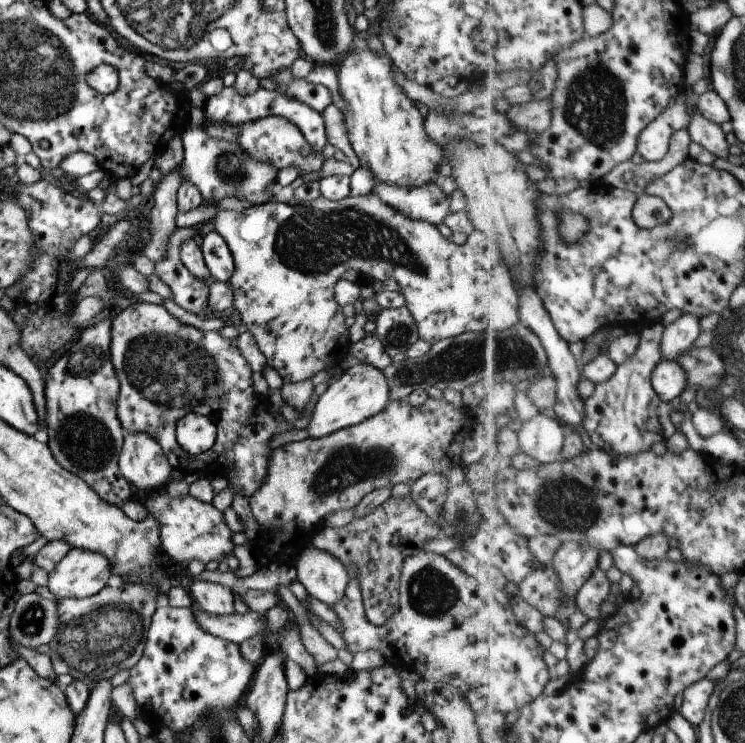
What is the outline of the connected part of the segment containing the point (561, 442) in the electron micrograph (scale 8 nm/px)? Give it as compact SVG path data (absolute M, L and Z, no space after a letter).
M537 415L524 424L517 424L522 451L541 463L552 464L563 458L568 440L560 421Z

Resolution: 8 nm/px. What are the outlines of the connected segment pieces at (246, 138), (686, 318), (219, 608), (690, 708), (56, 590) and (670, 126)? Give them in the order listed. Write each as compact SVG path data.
M276 115L252 120L252 122L244 122L238 126L230 126L226 122L210 122L204 116L202 128L206 134L216 138L216 140L236 140L242 146L242 150L248 152L254 160L268 162L276 170L284 170L294 166L299 175L306 176L306 174L318 171L324 162L322 150L316 152L295 124Z
M692 312L683 315L666 327L666 336L662 340L662 352L665 360L678 361L686 352L694 347L694 342L700 338L704 317L696 316Z
M194 576L190 590L201 610L220 616L230 616L235 613L233 591L230 588Z
M702 679L700 682L693 684L685 692L683 707L681 713L696 726L704 722L706 710L710 706L712 694L716 690L717 682L715 680Z
M74 548L48 575L48 588L56 598L84 599L98 594L112 576L108 558L100 552Z
M686 94L671 104L669 110L650 124L640 136L639 153L645 160L659 161L670 154L673 136L678 129L689 128L693 115L688 114Z

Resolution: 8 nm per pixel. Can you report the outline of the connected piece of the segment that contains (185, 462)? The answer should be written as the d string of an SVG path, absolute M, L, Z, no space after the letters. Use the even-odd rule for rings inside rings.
M133 299L128 308L112 319L110 356L116 376L120 380L116 408L123 430L132 434L142 432L152 436L160 444L170 466L180 470L183 476L196 474L208 478L214 474L223 474L230 486L236 488L234 495L240 494L244 498L250 498L266 480L266 468L273 450L270 444L274 436L280 432L290 432L291 428L286 419L278 420L270 412L269 396L256 393L252 387L253 370L236 347L218 331L204 332L192 325L185 325L166 311L164 305ZM188 413L207 416L217 428L214 446L198 456L192 456L182 450L176 440L177 422Z

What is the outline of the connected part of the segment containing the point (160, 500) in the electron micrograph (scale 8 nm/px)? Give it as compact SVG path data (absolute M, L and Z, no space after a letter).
M166 488L152 492L142 497L146 504L148 515L152 514L160 526L160 540L164 552L170 556L172 562L187 565L193 560L204 562L226 561L227 555L234 554L236 544L232 542L234 532L230 530L224 520L224 514L212 503L204 503L192 496L172 498L168 496Z

